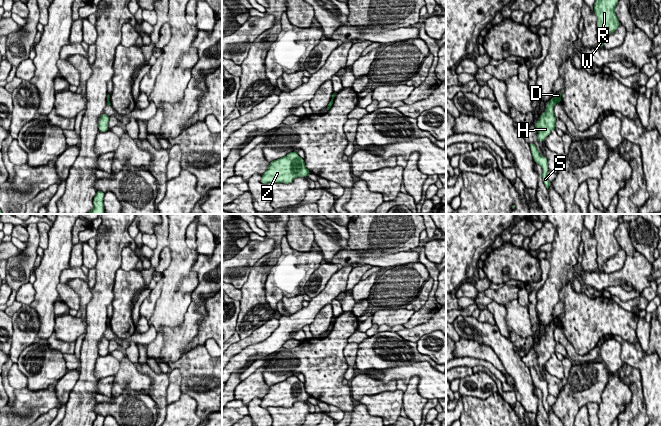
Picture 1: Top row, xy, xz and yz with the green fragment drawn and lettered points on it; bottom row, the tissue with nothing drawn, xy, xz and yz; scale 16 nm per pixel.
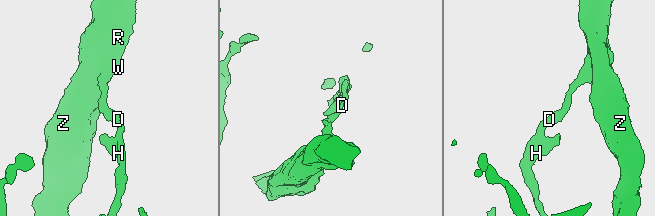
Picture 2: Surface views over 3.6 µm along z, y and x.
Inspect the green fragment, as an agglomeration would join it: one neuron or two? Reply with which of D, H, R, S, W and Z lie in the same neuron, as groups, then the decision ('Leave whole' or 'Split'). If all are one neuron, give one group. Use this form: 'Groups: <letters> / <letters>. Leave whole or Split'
Groups: D R W Z / H S. Split

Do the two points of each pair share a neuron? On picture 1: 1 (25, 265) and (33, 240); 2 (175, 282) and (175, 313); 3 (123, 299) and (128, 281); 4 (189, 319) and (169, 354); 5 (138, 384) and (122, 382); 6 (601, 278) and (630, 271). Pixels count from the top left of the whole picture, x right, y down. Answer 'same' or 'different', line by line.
1: same
2: same
3: same
4: same
5: same
6: same

